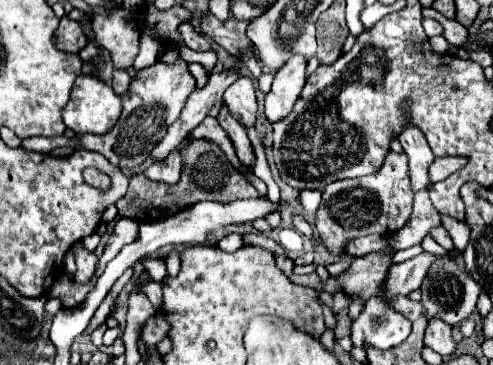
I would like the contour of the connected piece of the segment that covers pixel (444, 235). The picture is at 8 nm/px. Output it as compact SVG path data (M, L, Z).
M435 227L430 231L430 235L433 239L444 249L451 250L454 247L451 237L449 236L448 232L442 227Z

